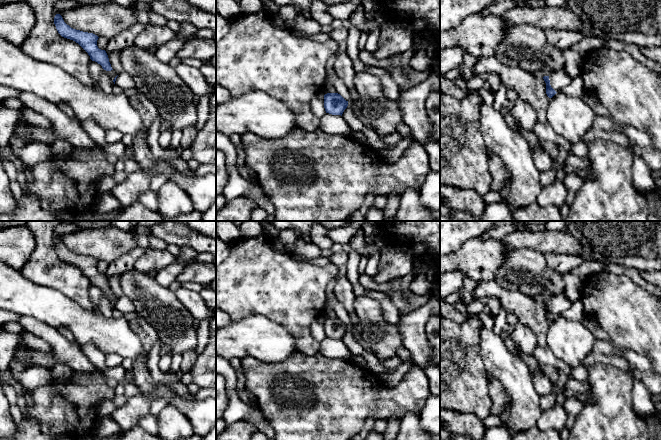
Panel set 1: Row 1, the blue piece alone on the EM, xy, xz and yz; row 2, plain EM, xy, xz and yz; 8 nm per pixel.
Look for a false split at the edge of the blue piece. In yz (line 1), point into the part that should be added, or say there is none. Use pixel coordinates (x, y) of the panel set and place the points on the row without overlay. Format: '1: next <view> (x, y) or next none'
1: next none

